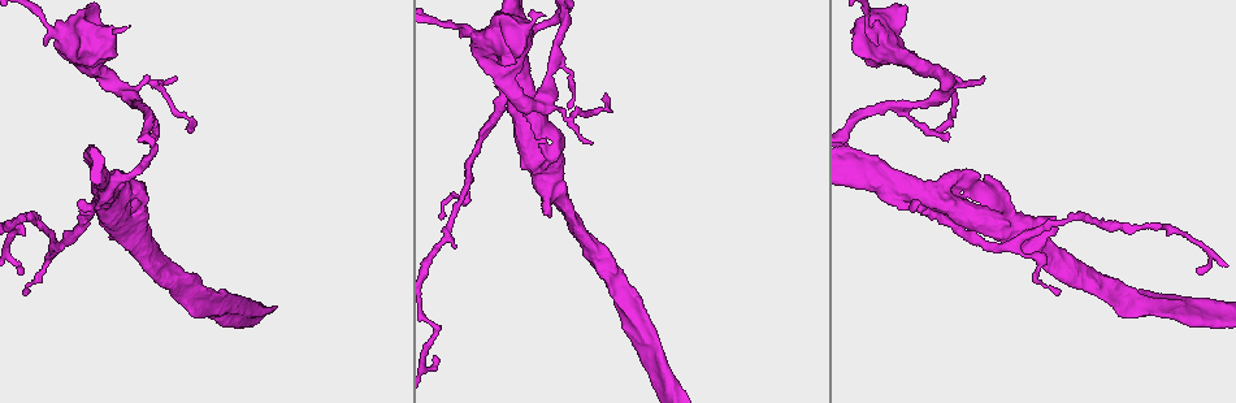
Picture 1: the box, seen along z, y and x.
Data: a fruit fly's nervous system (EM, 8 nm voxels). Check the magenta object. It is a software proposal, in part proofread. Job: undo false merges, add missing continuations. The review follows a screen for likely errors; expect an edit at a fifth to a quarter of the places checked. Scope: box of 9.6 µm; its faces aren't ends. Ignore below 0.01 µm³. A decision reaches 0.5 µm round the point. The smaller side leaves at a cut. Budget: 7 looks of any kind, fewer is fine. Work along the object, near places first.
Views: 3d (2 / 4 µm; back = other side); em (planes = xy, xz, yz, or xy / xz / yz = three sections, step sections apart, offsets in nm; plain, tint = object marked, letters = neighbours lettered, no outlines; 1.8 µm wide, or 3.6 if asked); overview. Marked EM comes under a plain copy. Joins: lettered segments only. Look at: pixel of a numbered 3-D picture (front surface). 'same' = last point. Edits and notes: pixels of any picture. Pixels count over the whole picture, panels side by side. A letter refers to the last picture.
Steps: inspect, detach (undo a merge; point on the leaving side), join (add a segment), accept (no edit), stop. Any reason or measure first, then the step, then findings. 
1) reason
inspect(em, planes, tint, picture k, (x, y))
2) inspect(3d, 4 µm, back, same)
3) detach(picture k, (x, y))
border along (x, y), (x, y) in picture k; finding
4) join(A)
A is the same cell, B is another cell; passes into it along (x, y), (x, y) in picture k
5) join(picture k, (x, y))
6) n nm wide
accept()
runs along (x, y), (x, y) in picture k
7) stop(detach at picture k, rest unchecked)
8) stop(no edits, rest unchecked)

free end
inspect(em, yz, step 16, letters, picture 1, (544, 14))

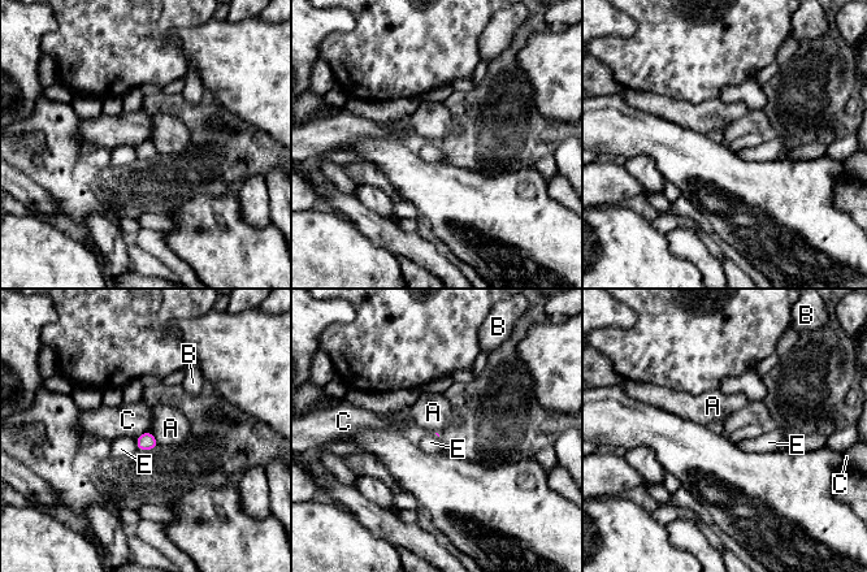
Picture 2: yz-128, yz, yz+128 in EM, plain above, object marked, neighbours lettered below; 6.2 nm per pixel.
accept()
A, B, C and E are other cells; border along (134, 440), (137, 449) in picture 2; no lettered segment goes on from it

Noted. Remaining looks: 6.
a narrow waist
inspect(3d, 2 µm, picture 1, (122, 91))

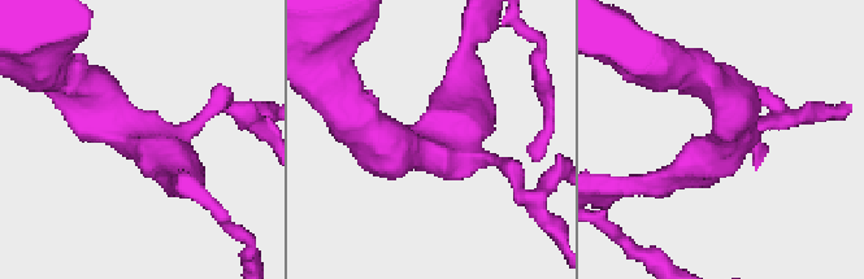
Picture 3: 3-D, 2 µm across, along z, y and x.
inspect(em, 3.6 µm, planes, tint, picture 3, (423, 148))

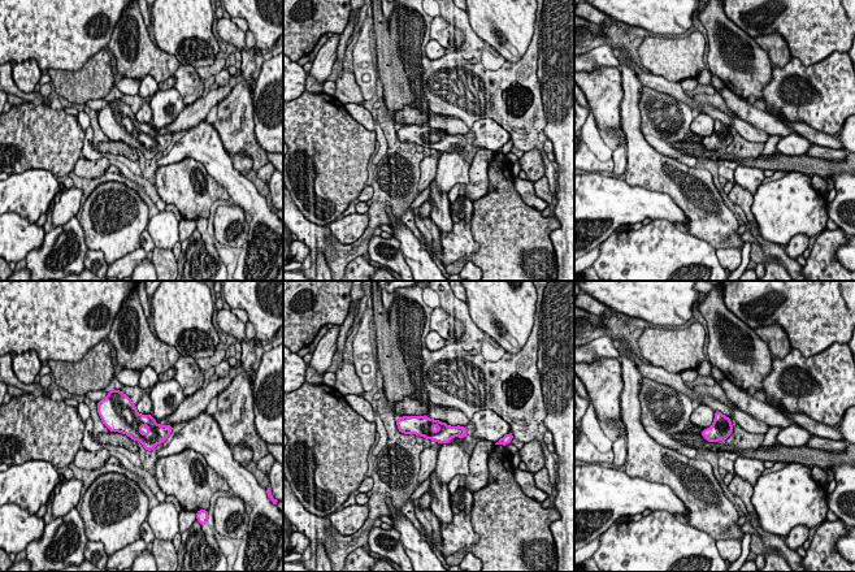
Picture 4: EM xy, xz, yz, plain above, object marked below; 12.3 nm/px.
inspect(em, 3.6 µm, planes, letters, same)

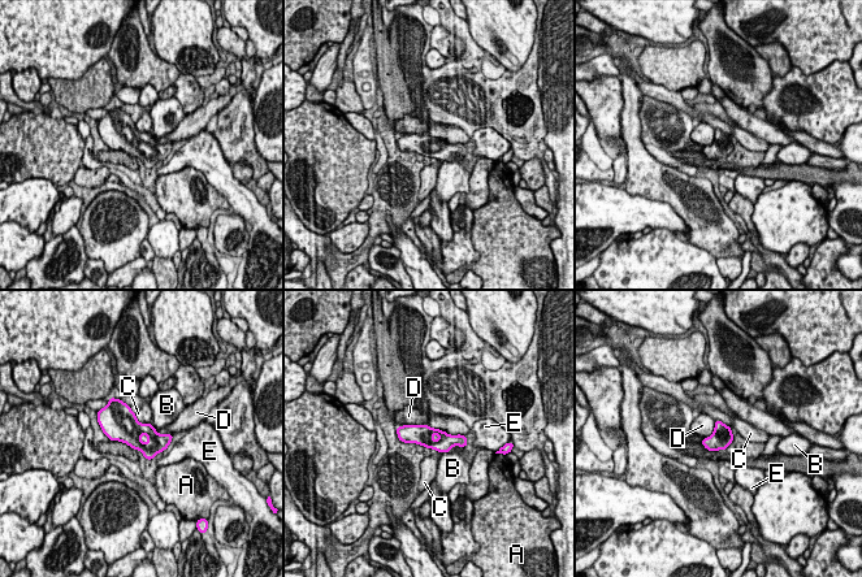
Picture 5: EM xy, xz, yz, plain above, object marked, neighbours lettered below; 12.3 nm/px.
accept()
A, B, C, D and E are other cells; runs along (399, 430), (440, 441), (463, 442) in picture 5; continuous, no second neuron

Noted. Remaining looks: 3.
looks like a crossing
inspect(em, planes, letters, picture 1, (871, 178))

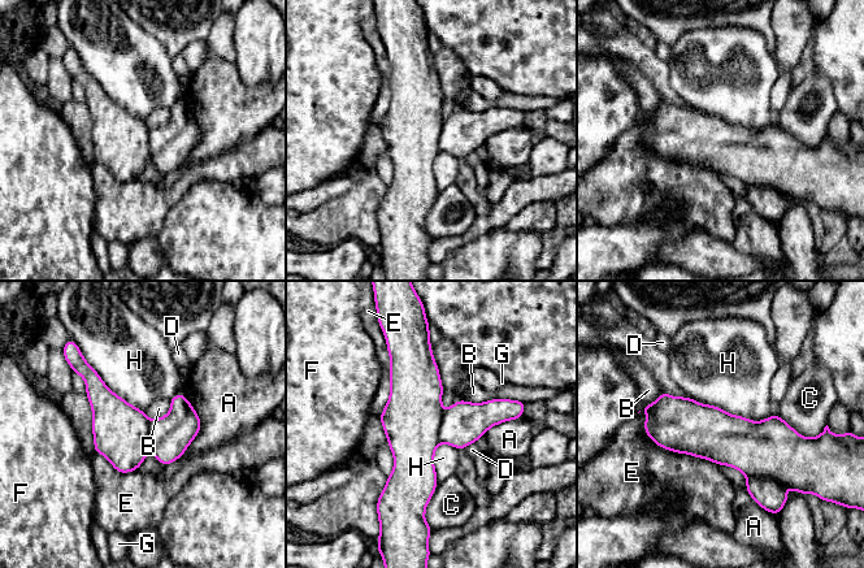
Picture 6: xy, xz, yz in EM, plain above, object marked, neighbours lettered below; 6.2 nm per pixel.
340 nm wide
detach(picture 6, (769, 495))
A, B, C, D, E, F, G and H are other cells; border along (746, 475), (765, 475), (781, 486) in picture 6; a second neuron is stuck on

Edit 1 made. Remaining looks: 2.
stop(detach at picture 6, rest unchecked)

